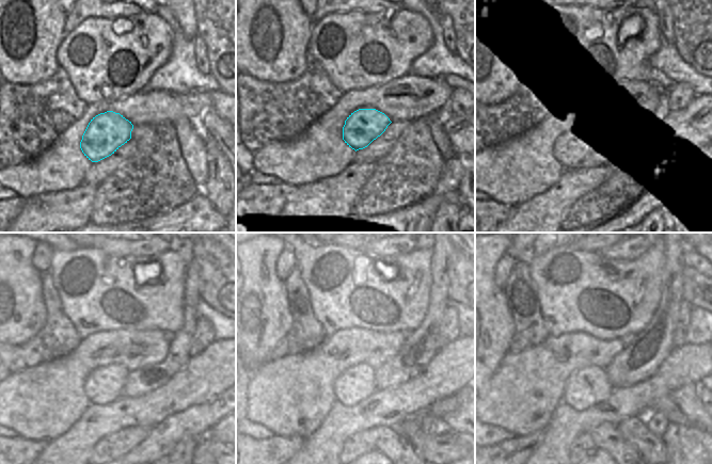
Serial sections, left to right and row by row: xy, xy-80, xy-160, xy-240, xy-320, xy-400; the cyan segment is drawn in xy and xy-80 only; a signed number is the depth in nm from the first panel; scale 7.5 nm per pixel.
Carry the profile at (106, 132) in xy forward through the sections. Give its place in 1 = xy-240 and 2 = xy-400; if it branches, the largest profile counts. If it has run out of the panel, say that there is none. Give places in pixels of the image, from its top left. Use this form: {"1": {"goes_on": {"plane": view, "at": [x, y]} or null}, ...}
{"1": {"goes_on": {"plane": "xy-240", "at": [104, 385]}}, "2": {"goes_on": {"plane": "xy-400", "at": [586, 387]}}}

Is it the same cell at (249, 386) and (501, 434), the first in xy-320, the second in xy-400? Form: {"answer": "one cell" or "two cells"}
{"answer": "two cells"}

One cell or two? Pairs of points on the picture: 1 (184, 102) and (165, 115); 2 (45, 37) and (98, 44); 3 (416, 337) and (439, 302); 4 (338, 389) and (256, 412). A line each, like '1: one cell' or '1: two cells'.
1: one cell
2: two cells
3: one cell
4: two cells

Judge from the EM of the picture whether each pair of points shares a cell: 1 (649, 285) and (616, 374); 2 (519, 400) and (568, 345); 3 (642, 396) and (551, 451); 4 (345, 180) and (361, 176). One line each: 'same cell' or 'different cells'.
1: different cells
2: same cell
3: same cell
4: same cell

